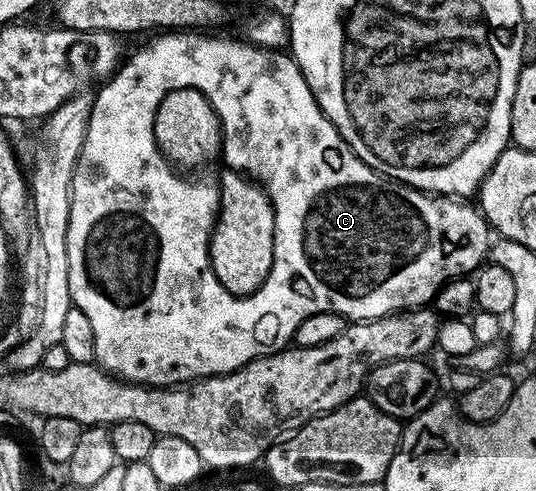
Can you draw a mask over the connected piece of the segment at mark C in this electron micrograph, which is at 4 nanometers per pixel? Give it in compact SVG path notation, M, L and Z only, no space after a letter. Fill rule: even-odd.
M194 30L167 31L165 34L155 35L151 44L136 49L131 56L129 53L118 71L93 93L92 114L72 178L72 210L68 218L68 290L72 290L73 307L88 314L92 334L96 334L94 358L99 368L125 380L127 384L145 384L155 388L186 386L208 376L224 376L227 372L234 372L245 364L250 364L259 356L283 351L293 341L300 322L304 322L304 318L312 314L335 312L345 316L350 322L379 320L381 316L429 305L447 280L473 273L482 267L492 245L492 229L487 224L486 217L473 203L422 192L407 184L399 184L397 180L387 180L385 176L372 170L372 166L364 163L343 142L336 126L324 115L293 55L282 50L258 48L254 44L246 43L242 38L224 40L220 36L208 35L212 34L201 34ZM180 87L195 88L206 96L222 124L221 159L224 158L229 169L241 172L261 184L274 208L274 247L278 249L274 254L274 268L251 296L234 296L224 290L210 265L210 234L214 231L214 221L218 219L220 191L215 177L213 180L210 176L190 174L185 180L184 177L177 176L182 174L168 162L153 136L153 120L156 118L157 107L166 94ZM282 247L290 248L290 252L282 252Z

